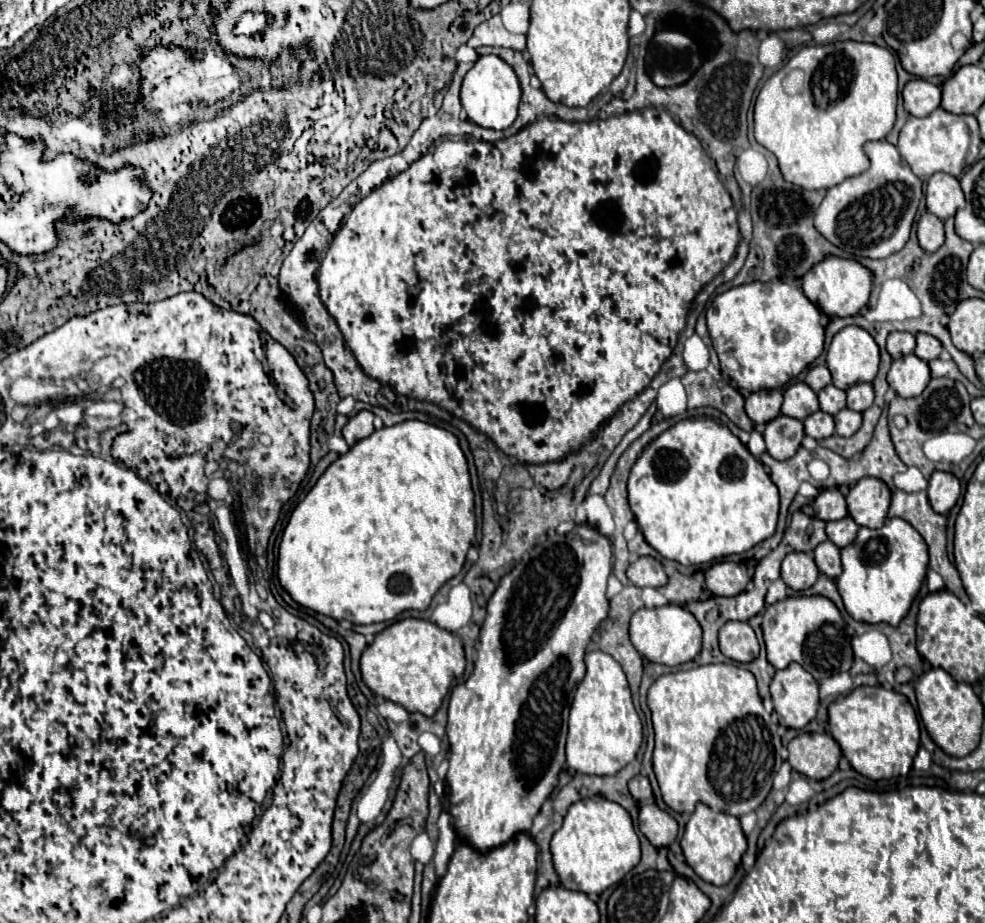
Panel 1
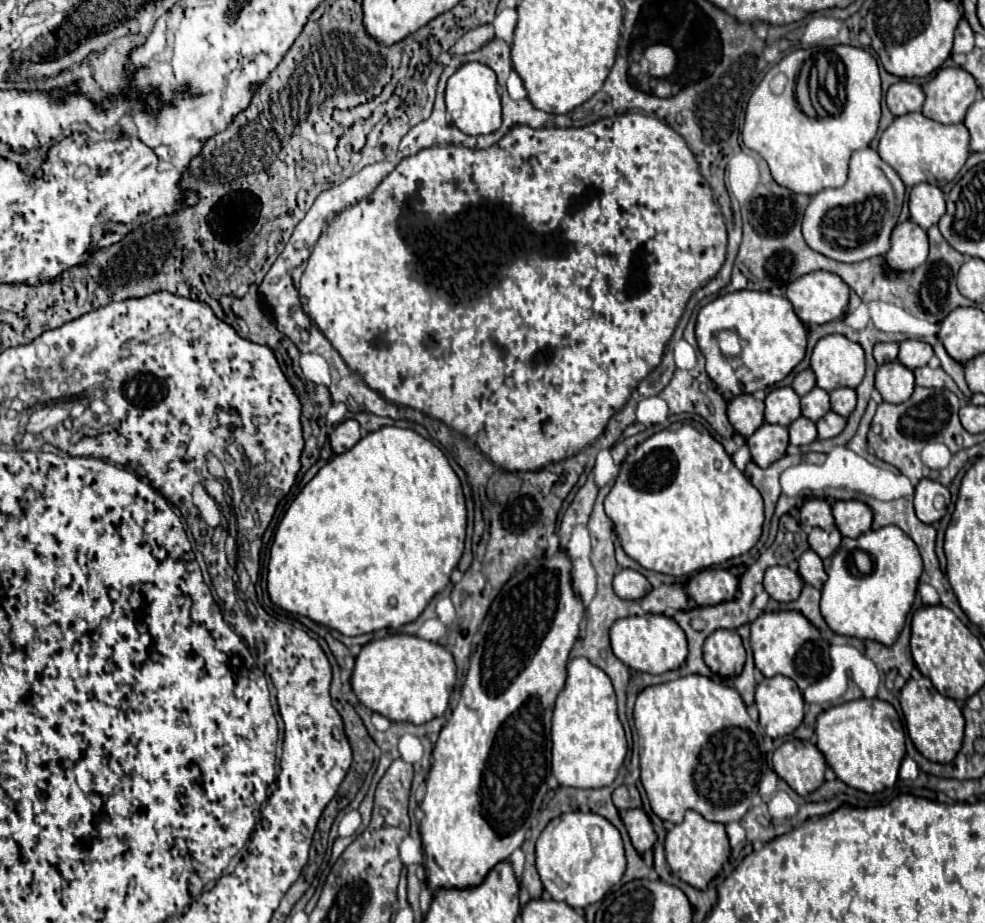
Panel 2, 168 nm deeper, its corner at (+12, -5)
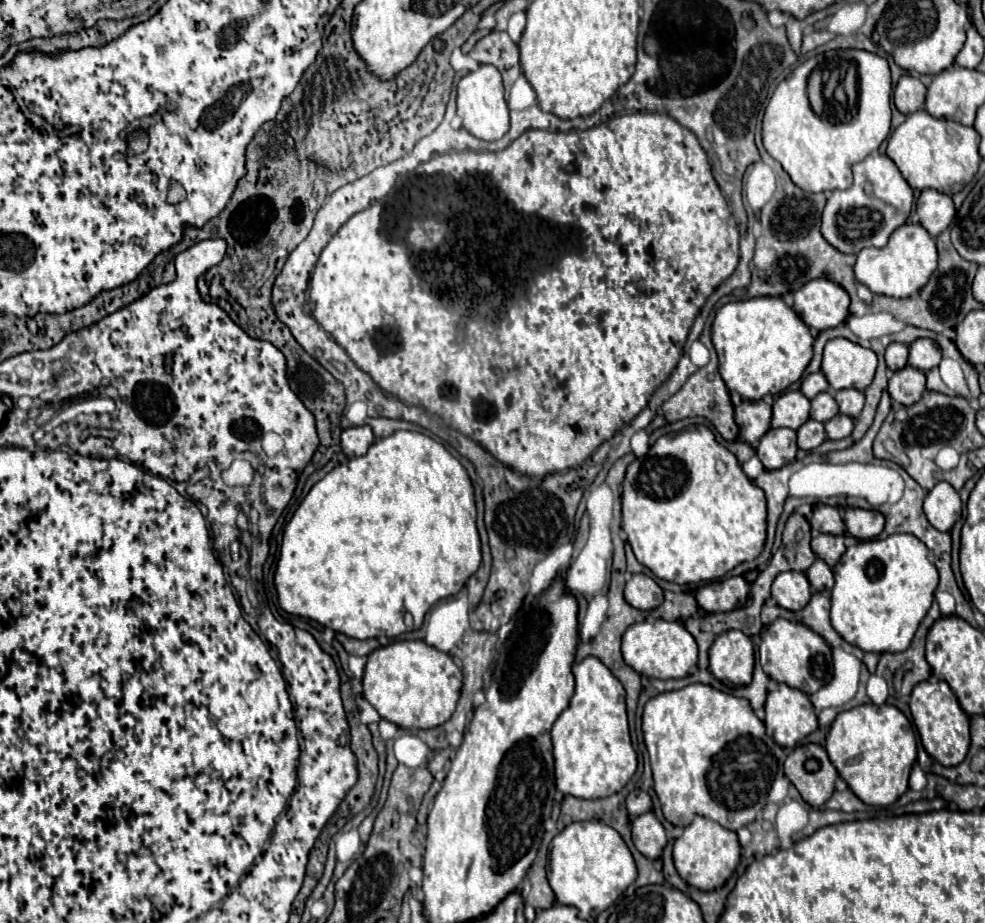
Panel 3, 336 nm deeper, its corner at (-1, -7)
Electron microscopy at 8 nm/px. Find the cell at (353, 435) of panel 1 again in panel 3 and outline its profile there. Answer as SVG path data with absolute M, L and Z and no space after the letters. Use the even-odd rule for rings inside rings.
M368 425L348 427L342 431L342 451L346 457L364 455L372 443L374 443L374 435Z

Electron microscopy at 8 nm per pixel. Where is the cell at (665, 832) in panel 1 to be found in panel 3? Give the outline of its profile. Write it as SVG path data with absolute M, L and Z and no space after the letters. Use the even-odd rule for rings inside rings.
M652 811L638 815L632 821L632 841L648 859L658 859L662 855L662 849L666 847L666 831Z

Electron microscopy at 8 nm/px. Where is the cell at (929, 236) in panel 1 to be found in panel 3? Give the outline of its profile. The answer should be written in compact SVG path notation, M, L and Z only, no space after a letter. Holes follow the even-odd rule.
M904 223L890 235L886 247L882 249L866 247L856 255L854 277L858 283L866 285L872 293L906 299L912 293L918 293L924 287L924 283L928 283L930 275L936 269L936 259L938 259L936 243L930 237L930 233L922 225Z

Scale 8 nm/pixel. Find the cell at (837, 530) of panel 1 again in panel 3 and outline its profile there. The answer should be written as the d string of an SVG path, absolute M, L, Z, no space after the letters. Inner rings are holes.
M820 533L820 535L816 535L812 539L812 551L816 553L818 559L822 559L830 567L834 567L840 561L840 557L846 551L846 547L844 547L844 539L842 537Z

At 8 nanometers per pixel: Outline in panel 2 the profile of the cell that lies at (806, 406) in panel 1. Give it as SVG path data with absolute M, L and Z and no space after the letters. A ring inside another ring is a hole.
M777 387L765 397L765 421L789 427L801 415L799 395L791 387Z

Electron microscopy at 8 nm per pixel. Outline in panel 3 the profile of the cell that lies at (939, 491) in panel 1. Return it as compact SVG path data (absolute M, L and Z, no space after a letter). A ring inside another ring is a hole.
M946 481L936 483L936 487L926 495L924 513L932 527L938 531L950 531L962 515L962 501L958 491Z

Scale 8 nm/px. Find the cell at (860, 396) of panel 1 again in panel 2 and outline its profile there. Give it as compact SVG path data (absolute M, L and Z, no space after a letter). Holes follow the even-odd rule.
M839 387L839 389L833 389L829 395L831 395L831 411L839 413L841 417L849 417L857 405L855 389Z

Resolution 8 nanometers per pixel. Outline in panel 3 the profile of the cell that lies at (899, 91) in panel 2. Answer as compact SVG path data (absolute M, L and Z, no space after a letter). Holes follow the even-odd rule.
M902 75L894 89L894 105L900 113L910 115L924 105L926 87L916 75Z

